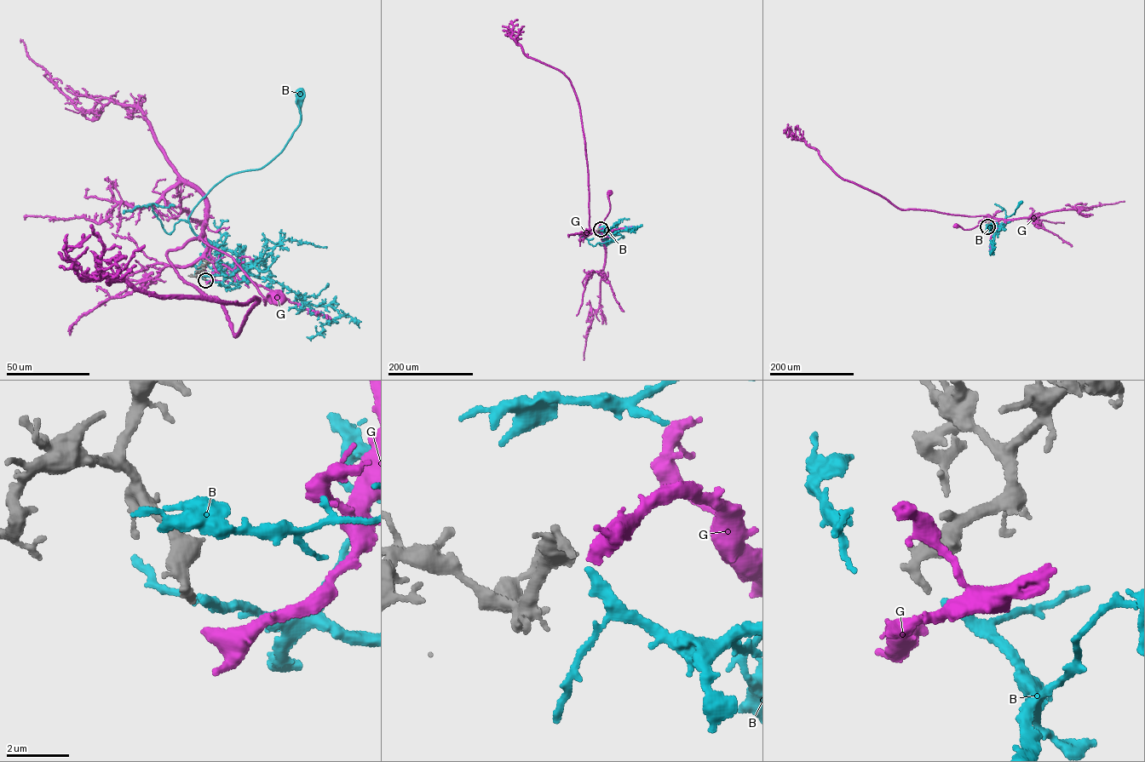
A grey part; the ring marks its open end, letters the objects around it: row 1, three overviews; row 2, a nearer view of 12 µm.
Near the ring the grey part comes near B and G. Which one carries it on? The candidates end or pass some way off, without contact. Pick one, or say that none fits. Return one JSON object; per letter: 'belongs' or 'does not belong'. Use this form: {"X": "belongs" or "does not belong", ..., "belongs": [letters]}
{"B": "belongs", "G": "does not belong", "belongs": ["B"]}

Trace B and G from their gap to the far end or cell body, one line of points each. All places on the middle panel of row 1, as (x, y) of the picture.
B: (601, 229), (607, 226), (612, 235), (610, 240), (599, 243), (601, 245), (623, 237)
G: (601, 229), (603, 229), (601, 237), (598, 227), (609, 211), (609, 191)

